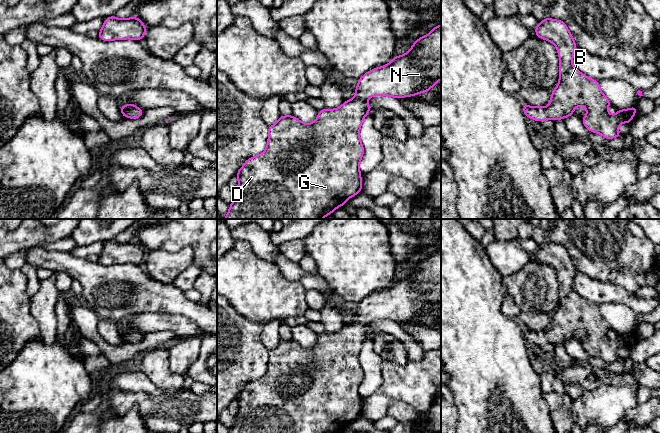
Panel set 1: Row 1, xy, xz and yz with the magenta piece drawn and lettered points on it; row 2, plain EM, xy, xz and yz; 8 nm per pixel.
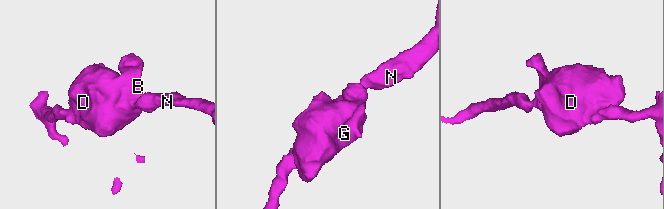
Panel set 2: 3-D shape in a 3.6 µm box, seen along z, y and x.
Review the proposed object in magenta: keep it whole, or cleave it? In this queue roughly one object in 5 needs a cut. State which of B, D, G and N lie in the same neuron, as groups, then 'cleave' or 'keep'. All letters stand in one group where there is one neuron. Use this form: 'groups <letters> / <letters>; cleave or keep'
groups B D G N; keep

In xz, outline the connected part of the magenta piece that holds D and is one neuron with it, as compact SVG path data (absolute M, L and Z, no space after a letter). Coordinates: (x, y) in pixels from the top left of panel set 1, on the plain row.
M436 249L426 260L417 263L411 273L403 279L394 280L393 284L382 291L377 291L365 297L358 303L358 308L352 324L346 324L336 333L319 334L316 344L310 348L303 347L292 338L289 340L280 339L278 345L268 351L268 365L263 377L247 383L244 389L238 394L238 412L234 425L230 428L229 433L336 433L342 431L346 425L359 418L362 413L361 396L359 392L360 385L364 379L364 370L360 364L360 351L365 340L371 336L368 329L368 323L373 320L390 320L396 323L403 321L415 320L419 317L425 317L435 310L441 303L441 249Z

